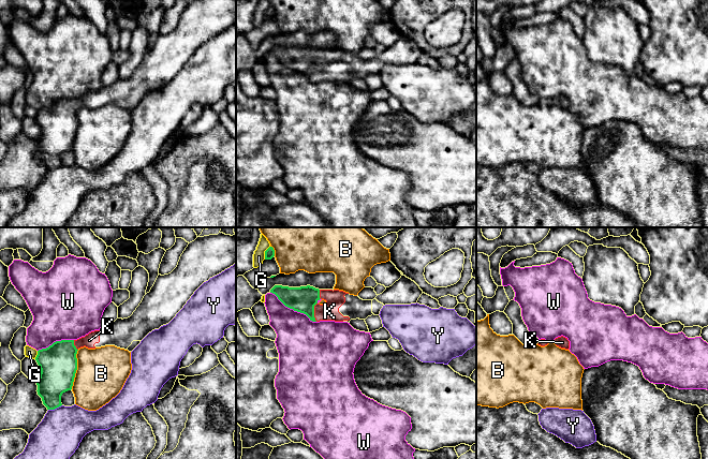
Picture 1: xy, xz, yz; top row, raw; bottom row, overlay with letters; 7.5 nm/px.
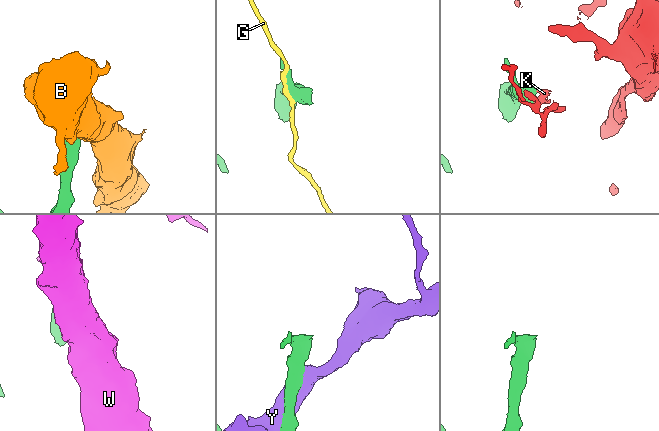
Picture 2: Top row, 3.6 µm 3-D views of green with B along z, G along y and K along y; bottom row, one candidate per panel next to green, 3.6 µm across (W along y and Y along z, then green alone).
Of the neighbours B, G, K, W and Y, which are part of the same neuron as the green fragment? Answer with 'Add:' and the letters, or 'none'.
Add: K

